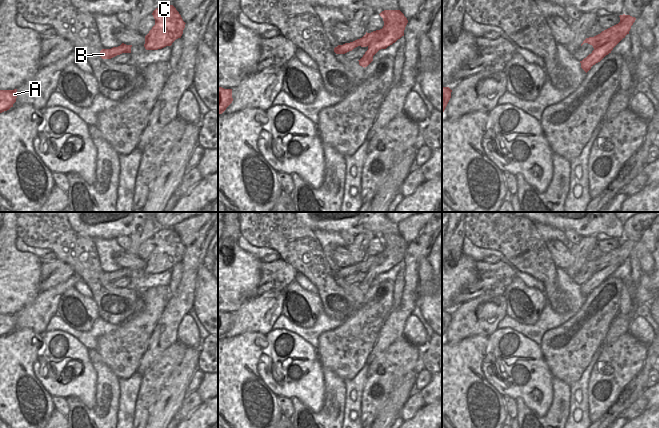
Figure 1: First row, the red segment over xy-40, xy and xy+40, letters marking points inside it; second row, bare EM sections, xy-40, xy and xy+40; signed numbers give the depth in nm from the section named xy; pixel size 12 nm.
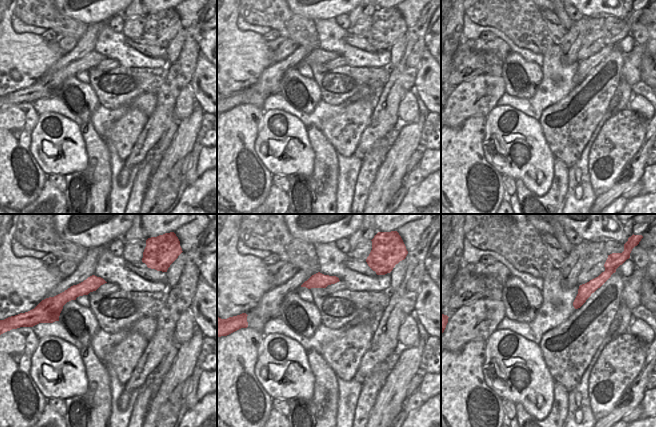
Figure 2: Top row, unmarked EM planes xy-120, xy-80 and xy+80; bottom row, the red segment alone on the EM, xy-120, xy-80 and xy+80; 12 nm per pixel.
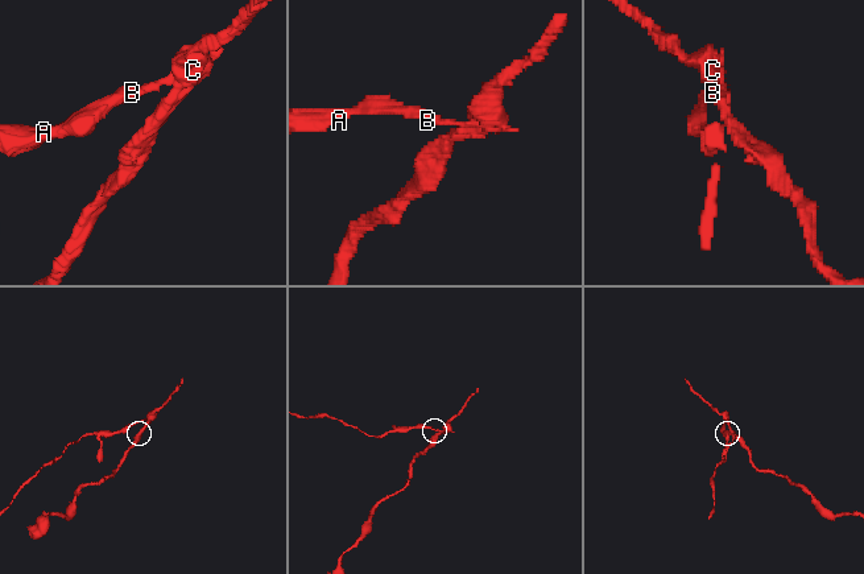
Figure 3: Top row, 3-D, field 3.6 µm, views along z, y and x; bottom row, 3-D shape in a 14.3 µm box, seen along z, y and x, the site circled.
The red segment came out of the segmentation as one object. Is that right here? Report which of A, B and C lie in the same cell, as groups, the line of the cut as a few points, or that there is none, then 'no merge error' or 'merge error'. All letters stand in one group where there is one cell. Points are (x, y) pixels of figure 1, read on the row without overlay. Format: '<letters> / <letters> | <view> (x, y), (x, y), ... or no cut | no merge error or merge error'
A B / C | xy (356, 264), (360, 269) | merge error

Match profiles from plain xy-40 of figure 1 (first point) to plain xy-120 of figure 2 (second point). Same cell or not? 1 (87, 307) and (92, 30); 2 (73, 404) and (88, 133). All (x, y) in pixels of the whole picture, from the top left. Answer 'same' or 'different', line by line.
1: different
2: same

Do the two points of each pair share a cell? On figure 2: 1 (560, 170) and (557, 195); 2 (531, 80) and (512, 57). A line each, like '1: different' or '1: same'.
1: same
2: same

